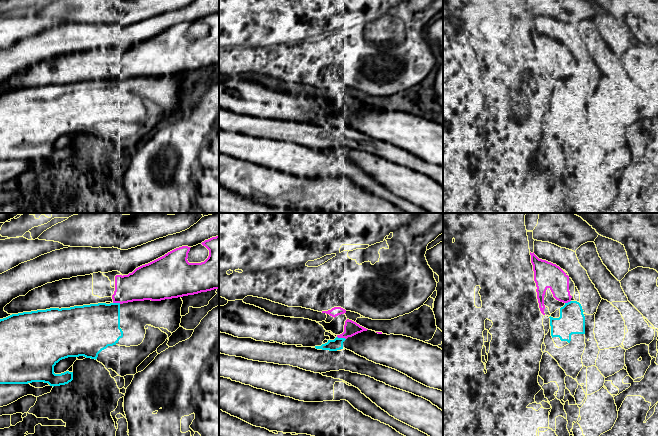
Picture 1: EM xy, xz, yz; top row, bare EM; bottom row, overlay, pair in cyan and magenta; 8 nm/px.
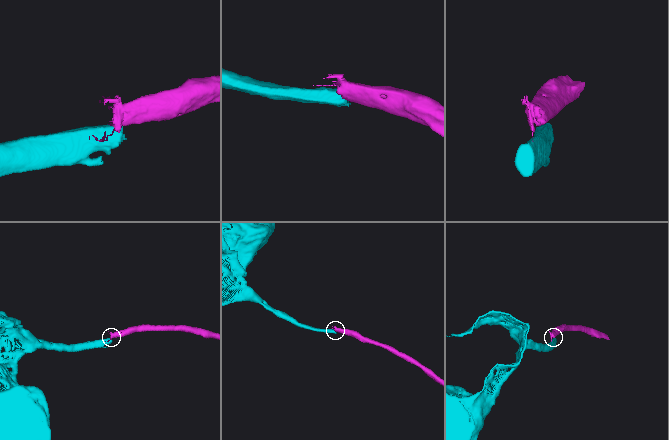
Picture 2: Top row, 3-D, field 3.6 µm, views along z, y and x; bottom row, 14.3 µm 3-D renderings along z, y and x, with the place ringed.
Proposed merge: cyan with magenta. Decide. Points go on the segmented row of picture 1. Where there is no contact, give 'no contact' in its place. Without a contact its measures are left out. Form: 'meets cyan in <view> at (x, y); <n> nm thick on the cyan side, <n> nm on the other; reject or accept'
meets cyan in xz at (341, 338); 100 nm thick on the cyan side, 120 nm on the other; reject

